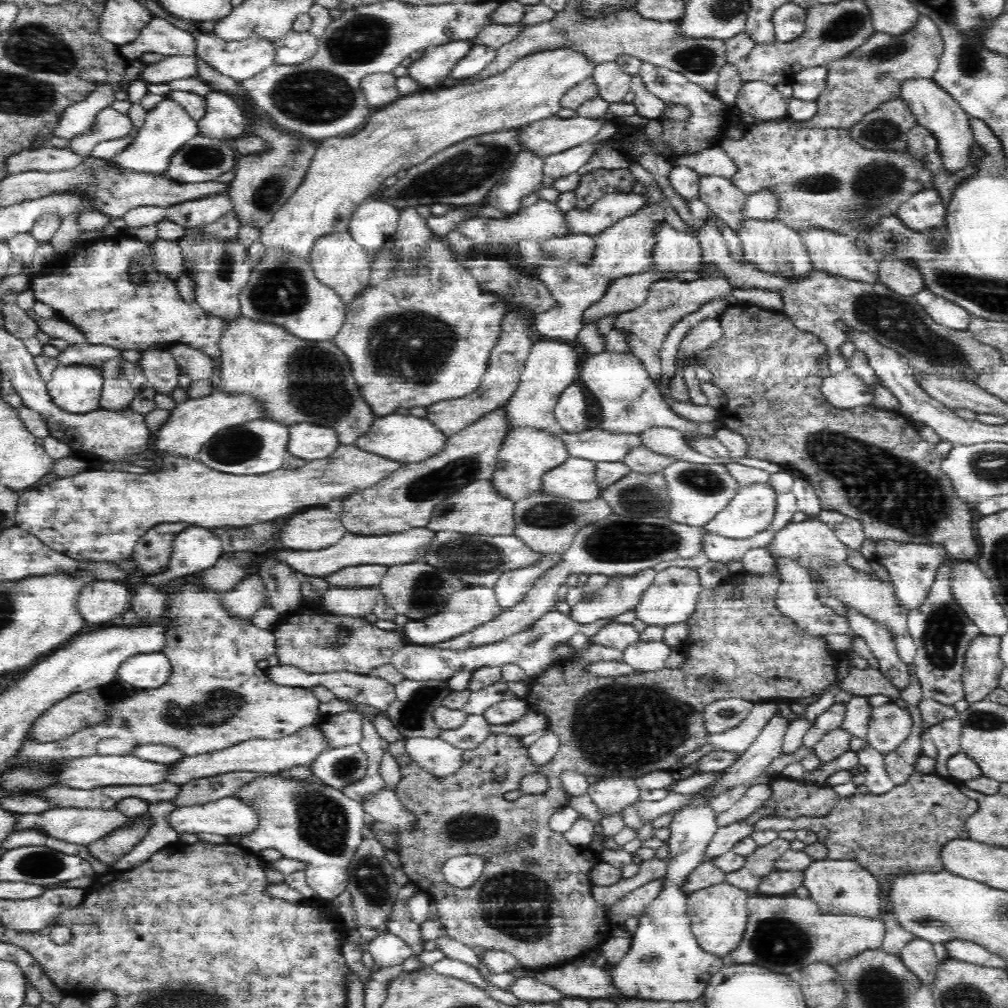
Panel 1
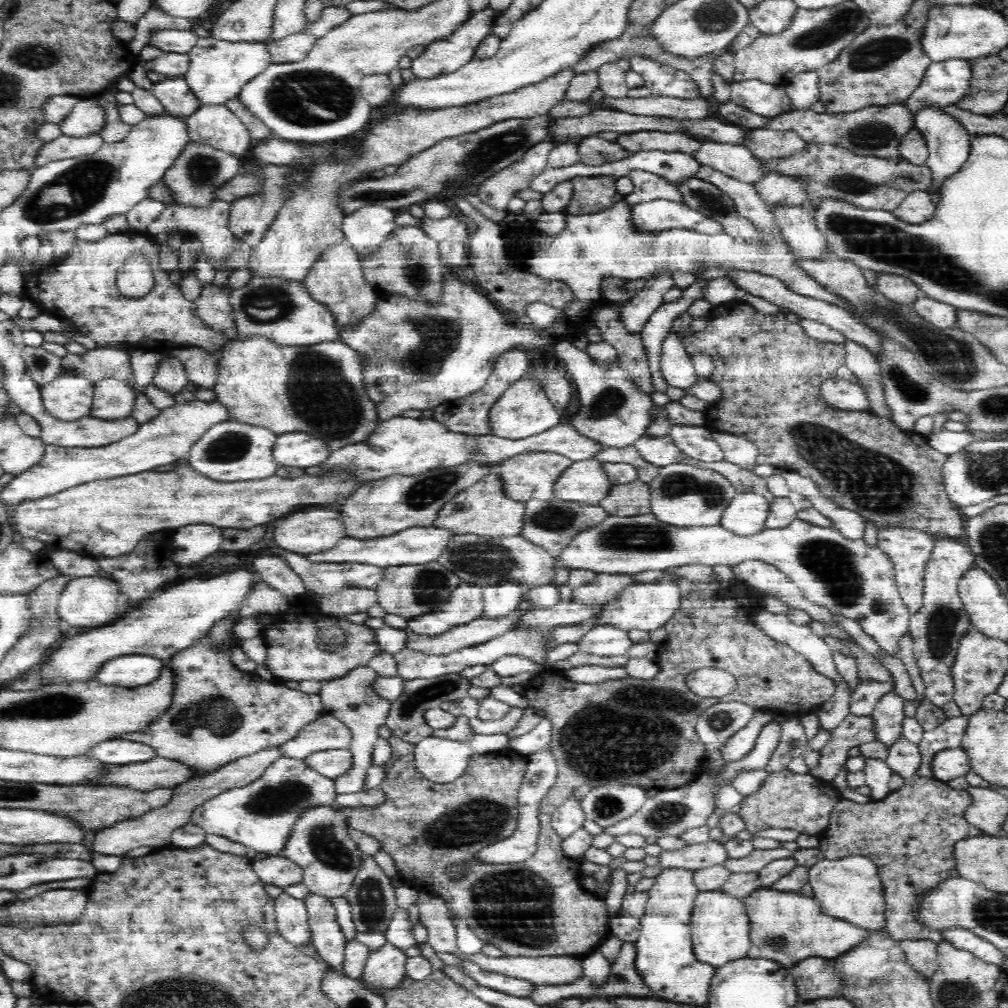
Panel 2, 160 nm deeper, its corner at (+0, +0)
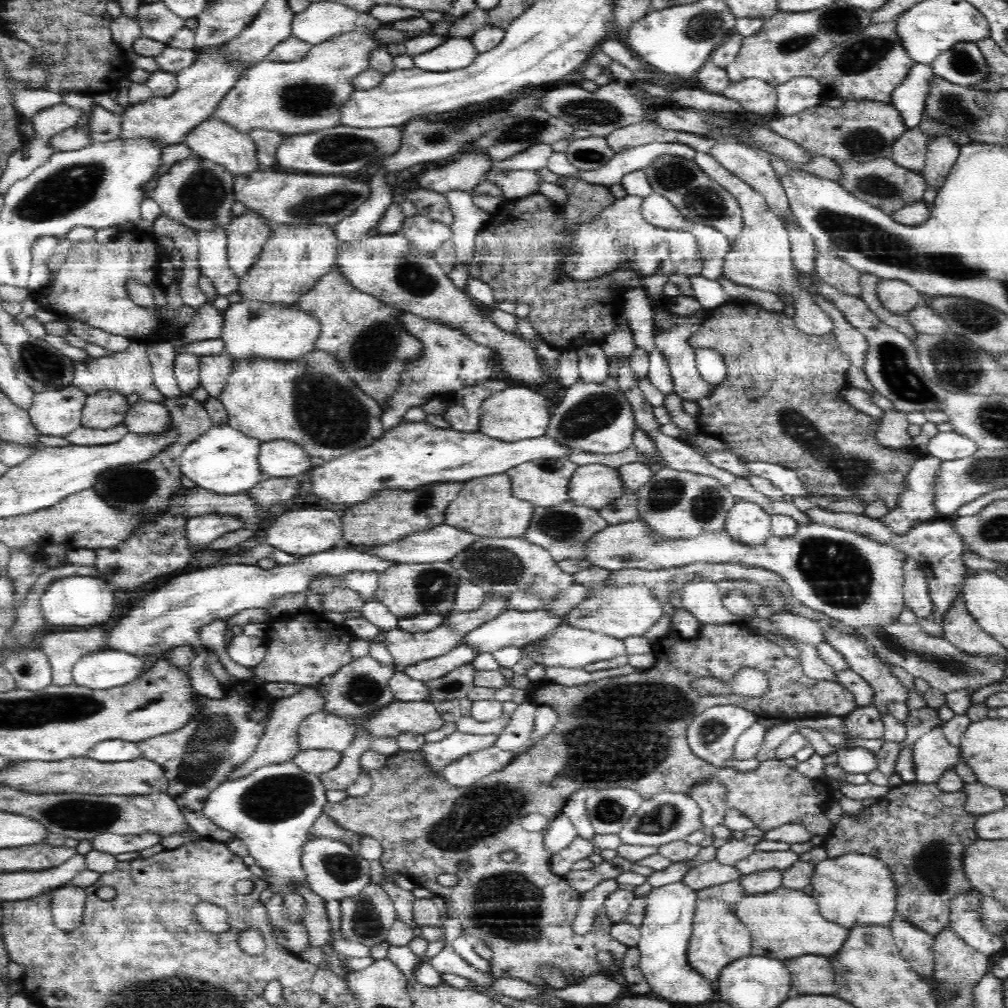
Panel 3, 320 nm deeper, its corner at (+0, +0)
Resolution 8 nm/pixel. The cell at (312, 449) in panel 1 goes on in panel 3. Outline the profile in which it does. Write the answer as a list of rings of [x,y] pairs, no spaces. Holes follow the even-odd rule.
[[[288,439],[264,442],[259,461],[265,476],[296,476],[313,467],[307,446]]]

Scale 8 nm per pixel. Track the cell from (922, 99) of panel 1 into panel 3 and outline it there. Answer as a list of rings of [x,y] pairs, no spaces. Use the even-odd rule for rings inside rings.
[[[947,134],[928,136],[924,168],[920,171],[927,184],[923,200],[933,202],[936,198],[941,184],[944,184],[944,180],[956,164],[962,146],[962,143],[958,144]]]

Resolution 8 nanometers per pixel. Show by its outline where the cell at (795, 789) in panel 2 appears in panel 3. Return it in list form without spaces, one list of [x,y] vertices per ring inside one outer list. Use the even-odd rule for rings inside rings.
[[[741,621],[724,624],[701,624],[697,634],[693,638],[680,637],[674,633],[673,630],[670,630],[666,636],[655,641],[653,646],[656,658],[655,665],[639,673],[636,671],[625,676],[602,679],[576,686],[558,684],[552,680],[549,680],[547,677],[531,682],[529,687],[526,689],[526,701],[536,705],[546,705],[552,707],[559,714],[560,720],[558,721],[558,724],[554,727],[552,734],[549,734],[539,744],[538,750],[532,749],[527,753],[522,753],[519,755],[517,754],[510,762],[508,762],[508,764],[506,764],[506,766],[503,766],[500,768],[500,770],[492,772],[492,774],[489,776],[482,778],[480,782],[476,782],[476,785],[468,787],[456,787],[454,784],[448,783],[443,776],[437,776],[436,774],[429,772],[428,769],[424,767],[424,761],[422,761],[422,753],[420,753],[420,750],[401,749],[393,755],[387,757],[385,765],[383,765],[381,768],[371,769],[367,772],[367,774],[374,780],[374,788],[372,788],[372,791],[369,794],[366,794],[366,796],[349,797],[348,800],[344,800],[344,802],[328,802],[327,807],[324,810],[324,815],[328,816],[329,819],[331,819],[342,829],[357,833],[359,836],[372,836],[376,838],[376,840],[380,841],[380,843],[382,843],[382,847],[384,847],[384,852],[379,861],[385,868],[386,873],[406,875],[412,881],[414,881],[418,887],[426,888],[426,890],[434,892],[435,895],[446,899],[447,903],[450,905],[450,908],[452,908],[452,912],[454,913],[455,922],[461,926],[462,930],[464,930],[464,932],[466,932],[468,935],[471,935],[472,938],[475,938],[477,941],[484,941],[492,949],[493,957],[490,963],[491,966],[495,968],[492,972],[494,975],[498,974],[498,970],[501,968],[501,970],[507,970],[509,972],[509,976],[513,976],[514,978],[522,978],[539,982],[536,975],[534,975],[536,966],[540,966],[540,964],[555,964],[556,966],[559,966],[568,977],[570,977],[570,974],[574,970],[579,970],[584,974],[585,978],[590,976],[592,972],[601,970],[599,963],[596,961],[596,954],[598,954],[600,950],[611,951],[615,955],[617,965],[619,967],[622,954],[626,952],[627,946],[623,945],[621,942],[618,942],[618,940],[615,938],[612,938],[610,930],[614,923],[612,918],[608,917],[608,909],[606,909],[606,906],[603,904],[600,910],[598,910],[596,918],[594,918],[592,928],[590,928],[590,931],[588,931],[586,934],[578,935],[576,932],[574,932],[572,924],[574,919],[577,918],[583,893],[578,892],[567,881],[564,875],[552,872],[551,863],[552,856],[554,856],[554,851],[552,851],[552,849],[548,849],[548,846],[546,845],[546,832],[541,831],[531,833],[524,831],[521,826],[522,819],[529,814],[538,813],[546,817],[550,823],[554,824],[554,820],[565,808],[569,796],[578,790],[589,789],[592,791],[603,787],[612,786],[630,787],[631,790],[634,790],[642,795],[644,799],[649,800],[652,796],[658,795],[659,793],[665,791],[674,793],[689,793],[690,788],[693,788],[701,781],[716,775],[716,777],[720,777],[720,779],[724,781],[724,785],[730,789],[730,808],[734,808],[741,814],[744,814],[744,816],[746,816],[746,818],[753,823],[753,827],[758,828],[758,830],[764,830],[764,832],[766,832],[772,830],[773,828],[784,826],[784,824],[796,824],[797,826],[804,827],[804,829],[808,830],[808,832],[810,832],[810,834],[813,836],[825,837],[831,832],[831,828],[833,827],[832,822],[826,818],[826,811],[828,810],[830,804],[834,801],[834,791],[836,789],[836,786],[832,781],[825,777],[806,777],[802,775],[800,771],[798,771],[797,767],[792,768],[791,766],[788,766],[785,761],[779,761],[776,758],[763,760],[758,772],[748,774],[748,776],[741,776],[740,774],[737,774],[732,767],[716,769],[710,766],[706,760],[700,758],[700,756],[696,756],[696,754],[692,752],[689,742],[687,741],[688,727],[694,718],[696,718],[696,716],[700,716],[700,714],[702,714],[706,708],[720,704],[734,704],[734,706],[742,706],[748,710],[751,710],[752,712],[755,712],[758,719],[776,719],[782,723],[801,722],[806,719],[814,719],[823,715],[834,715],[842,718],[844,715],[856,709],[852,692],[850,692],[846,687],[842,687],[842,685],[838,685],[836,682],[807,677],[804,674],[802,665],[798,662],[798,660],[792,658],[785,651],[785,648],[782,645],[760,632],[754,632],[754,630],[751,630],[747,624],[742,623]],[[743,668],[758,670],[762,672],[764,676],[766,676],[766,679],[768,679],[768,688],[766,688],[762,694],[756,694],[756,696],[754,696],[753,694],[730,693],[726,696],[702,696],[694,691],[694,689],[692,689],[692,685],[690,685],[692,678],[696,678],[696,676],[701,676],[704,674],[715,674],[724,680],[730,681]],[[507,849],[514,849],[518,851],[518,853],[520,853],[520,858],[518,858],[516,862],[512,863],[502,861],[499,855]],[[461,861],[470,861],[472,866],[469,870],[462,871],[461,869],[458,869],[458,864]],[[445,872],[456,874],[459,877],[458,884],[453,887],[444,887],[440,885],[440,883],[436,881],[436,878]]]

